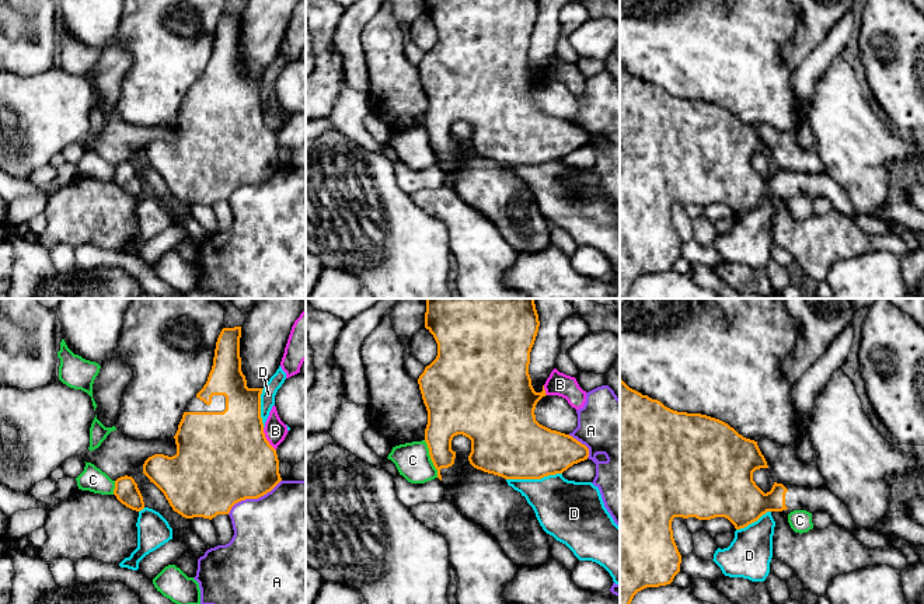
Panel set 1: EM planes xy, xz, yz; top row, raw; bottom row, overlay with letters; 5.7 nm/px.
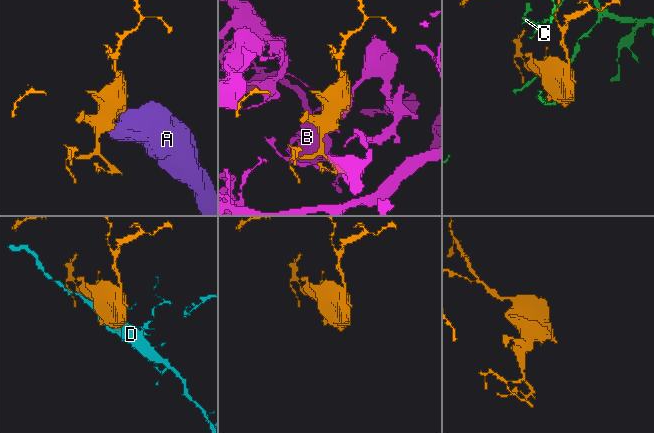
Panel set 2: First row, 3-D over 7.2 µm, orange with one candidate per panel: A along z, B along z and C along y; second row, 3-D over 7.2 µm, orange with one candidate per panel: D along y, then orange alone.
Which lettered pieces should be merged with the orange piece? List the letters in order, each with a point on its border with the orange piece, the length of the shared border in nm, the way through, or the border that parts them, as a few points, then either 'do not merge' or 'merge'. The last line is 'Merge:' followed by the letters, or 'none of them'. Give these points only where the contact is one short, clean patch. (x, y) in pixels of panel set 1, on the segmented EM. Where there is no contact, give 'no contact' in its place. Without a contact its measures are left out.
A: xy (253, 498) | 360 nm | do not merge
B: xy (265, 439) | 150 nm | do not merge
C: xz (431, 458) | 240 nm | do not merge
D: xz (533, 478) | 320 nm | do not merge
Merge: none of them

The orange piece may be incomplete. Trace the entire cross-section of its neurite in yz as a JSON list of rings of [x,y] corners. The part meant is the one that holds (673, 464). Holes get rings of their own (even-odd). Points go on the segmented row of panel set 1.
[[[620,380],[620,604],[631,604],[634,596],[646,587],[670,584],[680,572],[681,555],[672,530],[674,517],[698,520],[725,517],[740,530],[767,512],[789,514],[794,510],[806,510],[826,512],[833,524],[848,531],[857,526],[848,507],[826,488],[774,482],[771,490],[764,493],[753,481],[753,472],[760,468],[768,465],[757,441],[743,437],[719,419],[673,411]]]

